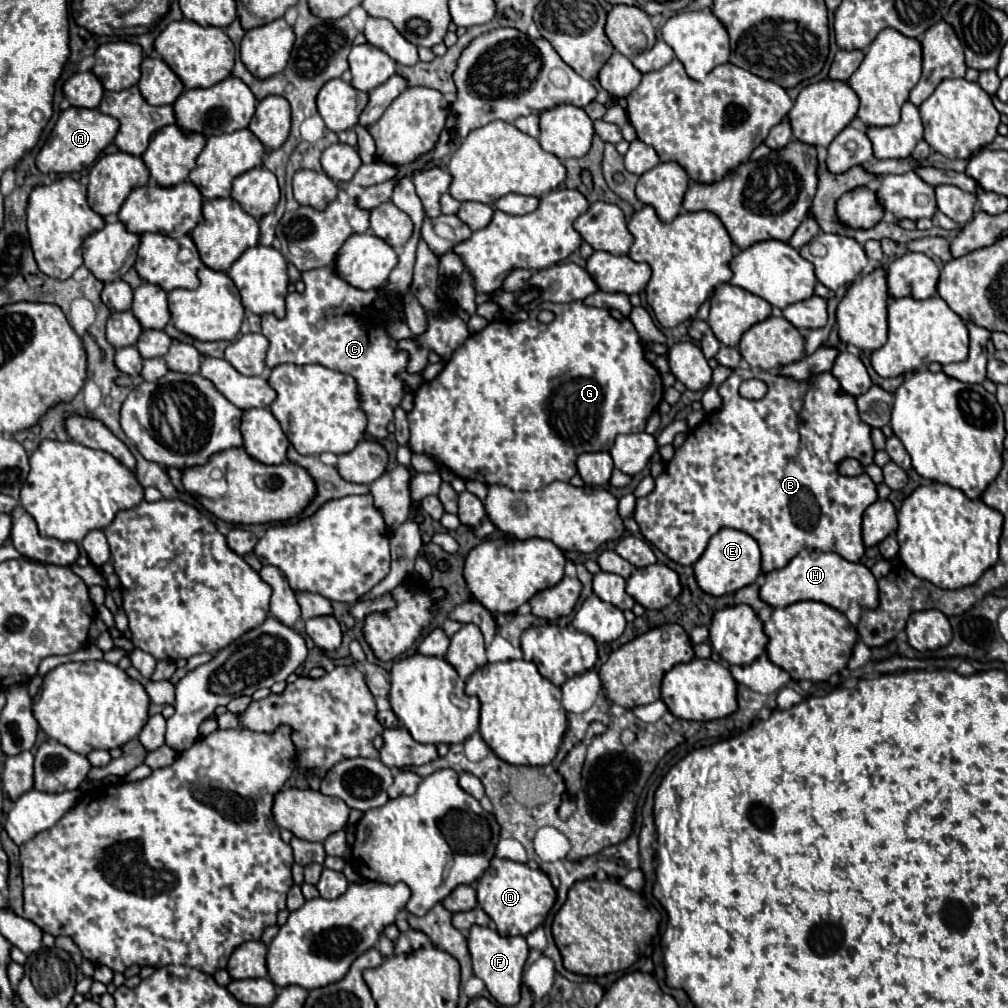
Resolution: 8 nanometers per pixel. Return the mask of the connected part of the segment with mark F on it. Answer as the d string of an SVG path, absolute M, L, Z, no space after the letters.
M473 925L469 929L467 937L471 961L473 961L473 971L479 979L485 981L485 987L489 993L505 1007L511 1007L519 1001L519 991L521 991L521 977L523 977L523 965L529 957L529 947L525 943L525 937L501 937L495 929L491 927L481 927Z

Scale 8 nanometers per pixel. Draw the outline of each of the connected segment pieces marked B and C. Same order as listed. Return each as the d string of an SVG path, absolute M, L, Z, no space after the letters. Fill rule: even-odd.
M737 367L733 375L721 383L719 395L723 399L721 409L705 415L705 421L689 431L685 443L675 449L673 459L655 479L655 489L647 497L637 499L633 519L639 523L643 537L681 565L695 565L709 539L723 527L745 531L759 543L763 573L785 567L791 557L805 547L833 551L857 563L865 553L861 517L879 497L877 485L869 475L841 477L837 473L837 465L843 457L855 457L863 465L871 465L875 457L871 427L861 421L855 397L841 393L839 381L829 371L813 375L807 381L795 381L783 375L773 379L773 373L751 367ZM745 379L761 379L767 385L767 395L759 401L743 399L739 385Z
M333 265L305 271L305 291L287 293L285 317L277 319L273 315L261 315L261 333L269 339L265 365L269 369L273 369L281 363L295 363L295 365L309 365L309 363L315 365L317 363L317 365L353 375L357 381L361 407L369 419L367 433L373 435L375 439L383 439L383 437L387 437L387 423L393 421L393 409L401 403L407 389L411 389L411 393L415 393L415 389L423 383L423 375L407 371L409 353L405 353L403 349L397 349L397 341L393 341L387 335L387 327L391 325L391 321L397 321L397 319L405 321L403 301L397 295L389 293L385 287L377 289L375 299L369 305L365 305L363 295L365 293L361 289L349 285L343 277L339 277L339 273L335 271Z

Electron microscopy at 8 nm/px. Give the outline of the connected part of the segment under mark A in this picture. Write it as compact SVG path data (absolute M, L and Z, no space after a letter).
M69 107L61 113L57 119L47 143L37 155L37 169L41 173L75 173L83 171L85 167L91 167L99 153L113 141L115 133L119 129L119 121L101 113L99 109L79 109Z

